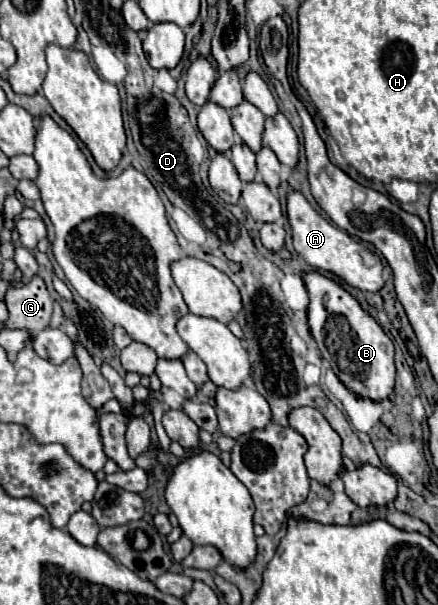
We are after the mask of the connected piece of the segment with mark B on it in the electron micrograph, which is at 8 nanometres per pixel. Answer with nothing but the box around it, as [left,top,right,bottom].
[303,271,395,401]

